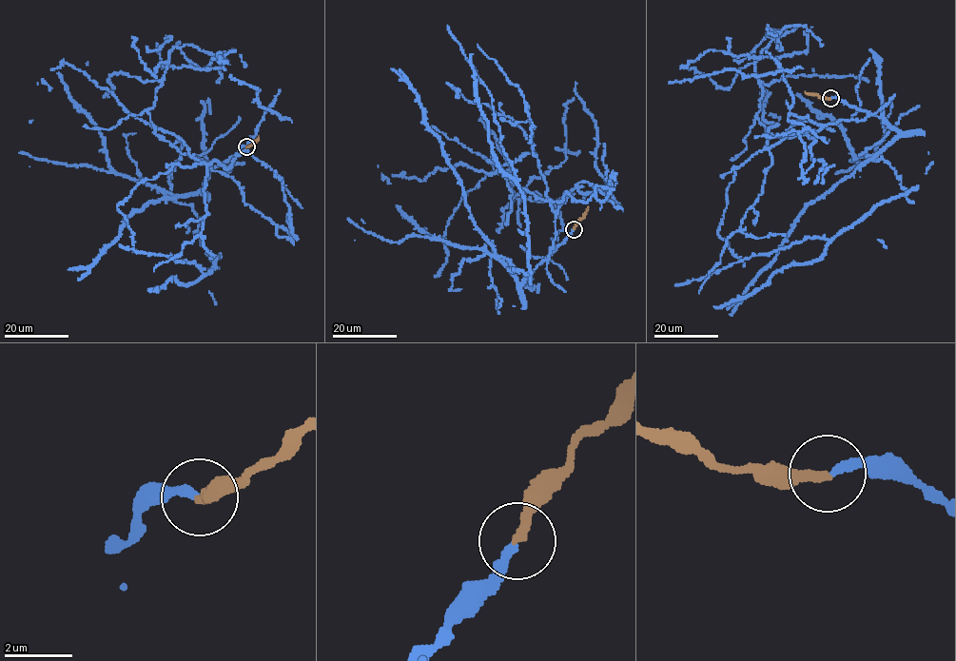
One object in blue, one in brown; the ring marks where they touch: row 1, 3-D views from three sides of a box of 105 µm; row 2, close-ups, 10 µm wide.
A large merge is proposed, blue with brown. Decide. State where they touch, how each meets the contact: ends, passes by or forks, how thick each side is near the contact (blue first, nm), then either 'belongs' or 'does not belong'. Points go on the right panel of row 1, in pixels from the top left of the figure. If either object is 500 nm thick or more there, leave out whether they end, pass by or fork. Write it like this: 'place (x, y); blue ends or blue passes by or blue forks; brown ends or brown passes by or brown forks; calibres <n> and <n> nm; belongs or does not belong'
place (830, 98); blue ends; brown ends; calibres 260 and 280 nm; belongs

